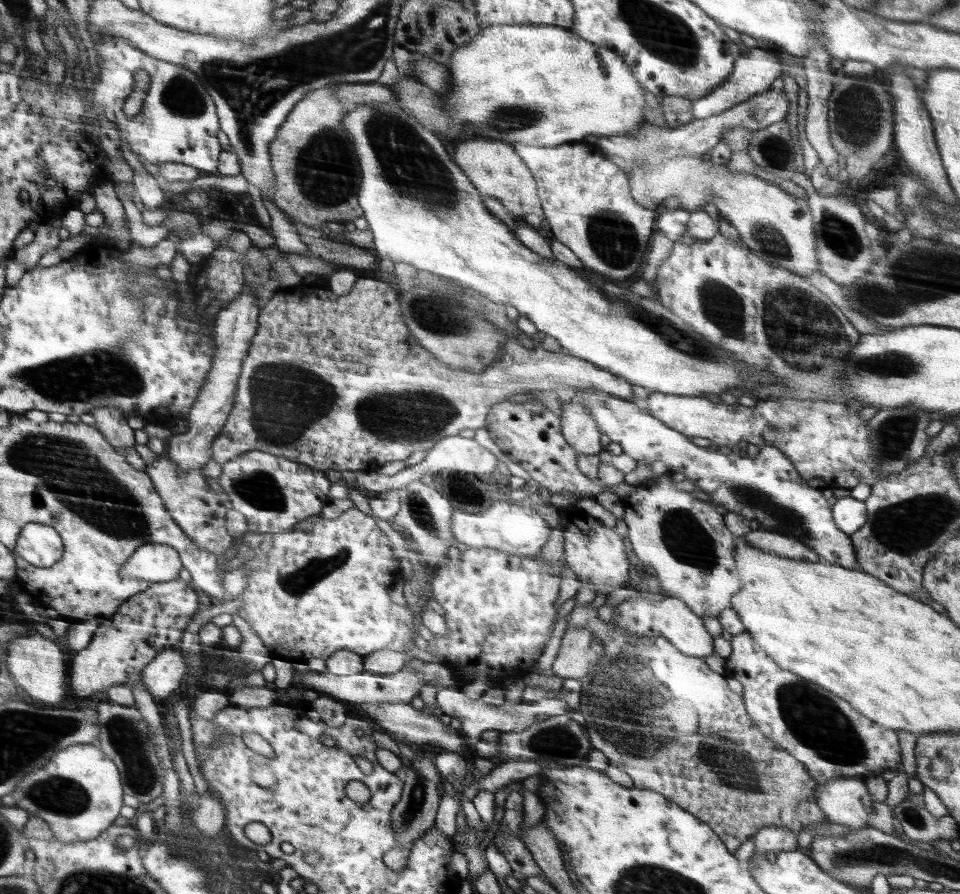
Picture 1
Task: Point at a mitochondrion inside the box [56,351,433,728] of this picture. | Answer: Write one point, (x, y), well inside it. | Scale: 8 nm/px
(284, 399)

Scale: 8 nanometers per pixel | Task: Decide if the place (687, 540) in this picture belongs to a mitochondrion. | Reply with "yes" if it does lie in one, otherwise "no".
yes

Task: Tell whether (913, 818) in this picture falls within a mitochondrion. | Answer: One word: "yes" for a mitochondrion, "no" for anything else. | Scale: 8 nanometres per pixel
yes

